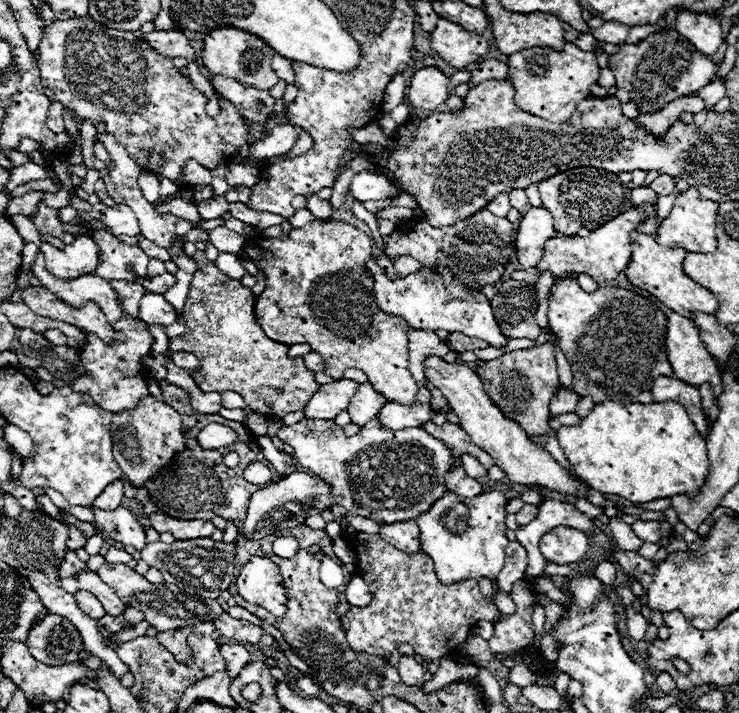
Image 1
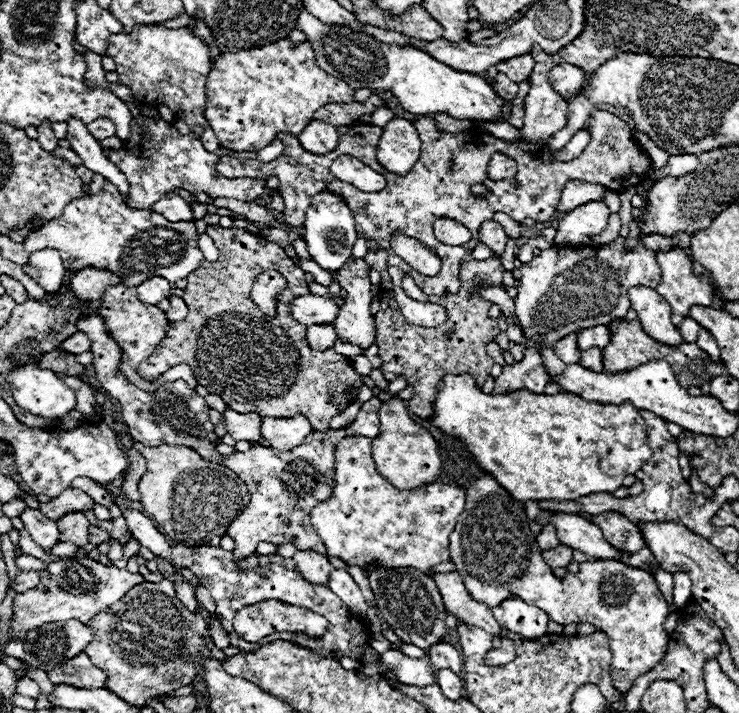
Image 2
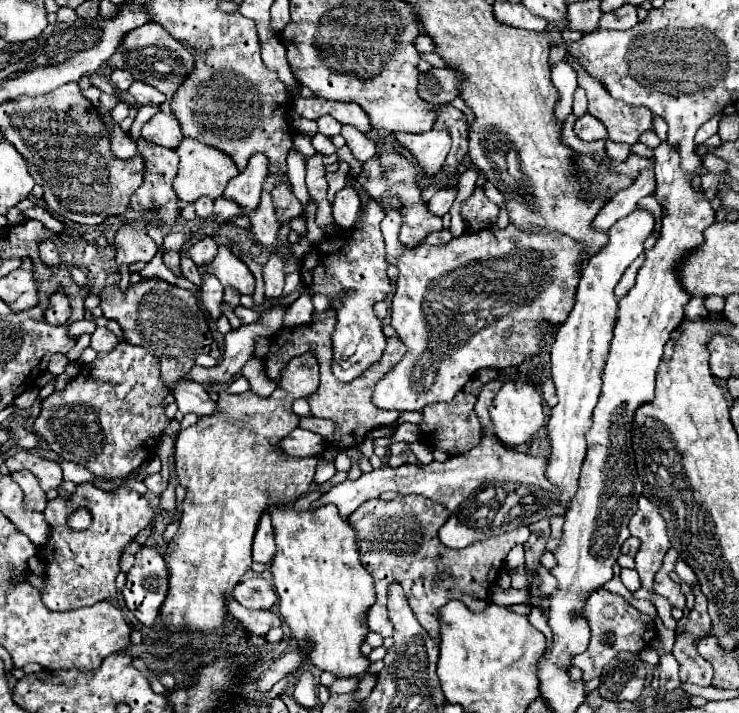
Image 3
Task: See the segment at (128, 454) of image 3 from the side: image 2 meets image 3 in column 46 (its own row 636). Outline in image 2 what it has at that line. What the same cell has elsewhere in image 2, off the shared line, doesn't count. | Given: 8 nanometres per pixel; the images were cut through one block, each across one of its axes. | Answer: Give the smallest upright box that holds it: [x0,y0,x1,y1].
[364,562,446,650]

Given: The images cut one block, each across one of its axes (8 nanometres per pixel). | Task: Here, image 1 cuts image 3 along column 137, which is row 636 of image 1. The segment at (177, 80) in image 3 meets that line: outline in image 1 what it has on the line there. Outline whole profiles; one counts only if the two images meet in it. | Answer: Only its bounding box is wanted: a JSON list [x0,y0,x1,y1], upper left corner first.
[26,614,80,666]

